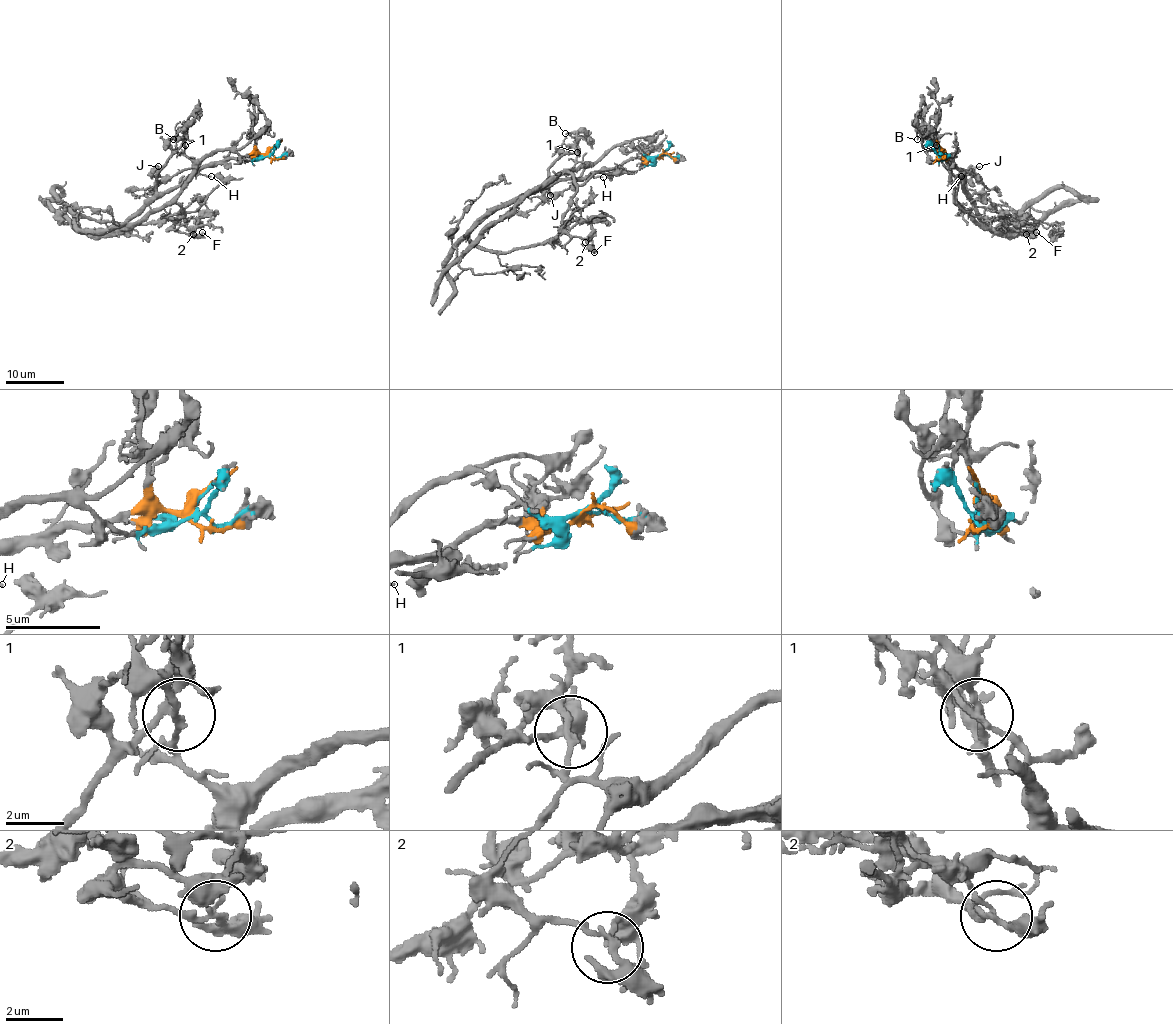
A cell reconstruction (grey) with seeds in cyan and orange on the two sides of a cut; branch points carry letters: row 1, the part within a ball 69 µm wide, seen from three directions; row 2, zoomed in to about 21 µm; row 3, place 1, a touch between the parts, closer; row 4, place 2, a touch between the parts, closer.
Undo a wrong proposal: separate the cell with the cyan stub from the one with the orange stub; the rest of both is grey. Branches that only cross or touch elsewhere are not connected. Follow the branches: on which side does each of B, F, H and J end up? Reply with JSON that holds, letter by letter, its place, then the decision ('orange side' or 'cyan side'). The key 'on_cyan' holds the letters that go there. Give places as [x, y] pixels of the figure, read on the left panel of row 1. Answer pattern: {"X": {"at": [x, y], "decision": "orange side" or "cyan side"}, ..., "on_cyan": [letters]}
{"B": {"at": [173, 139], "decision": "cyan side"}, "F": {"at": [202, 232], "decision": "cyan side"}, "H": {"at": [211, 176], "decision": "orange side"}, "J": {"at": [158, 166], "decision": "orange side"}, "on_cyan": ["B", "F"]}

